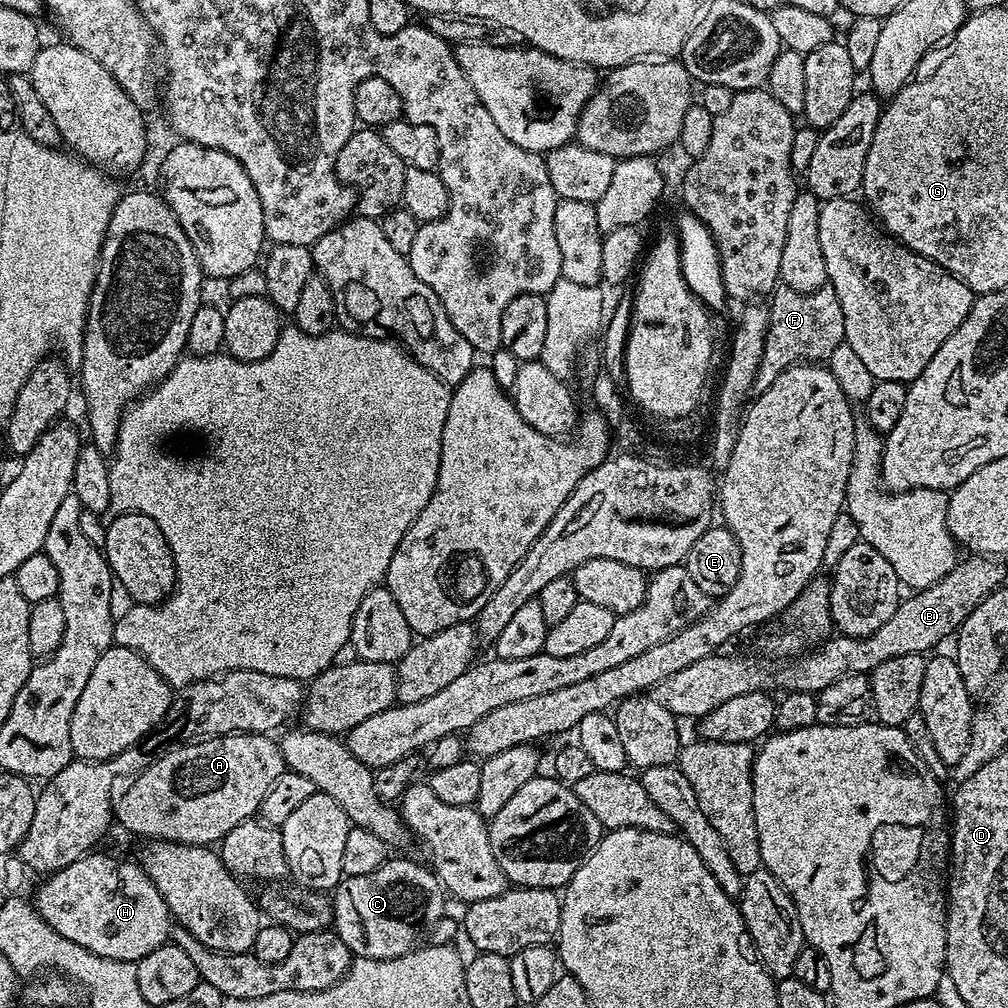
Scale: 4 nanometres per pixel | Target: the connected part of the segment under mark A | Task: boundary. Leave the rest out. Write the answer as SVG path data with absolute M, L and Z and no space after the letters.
M237 734L209 736L195 742L184 742L165 756L157 755L146 770L131 781L124 793L119 793L114 804L114 816L128 832L153 840L172 840L176 844L212 846L223 840L234 826L253 819L260 811L262 798L278 782L286 770L280 745L268 734Z

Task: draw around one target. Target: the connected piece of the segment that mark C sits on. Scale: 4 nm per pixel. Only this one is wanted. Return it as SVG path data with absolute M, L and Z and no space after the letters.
M389 858L371 874L344 876L331 893L330 899L334 931L342 938L342 942L346 942L346 946L356 958L365 956L371 960L389 960L392 956L411 952L421 943L420 919L423 916L430 916L429 918L435 921L446 915L446 908L444 908L446 893L437 880L436 873L431 867L422 868L410 860Z

